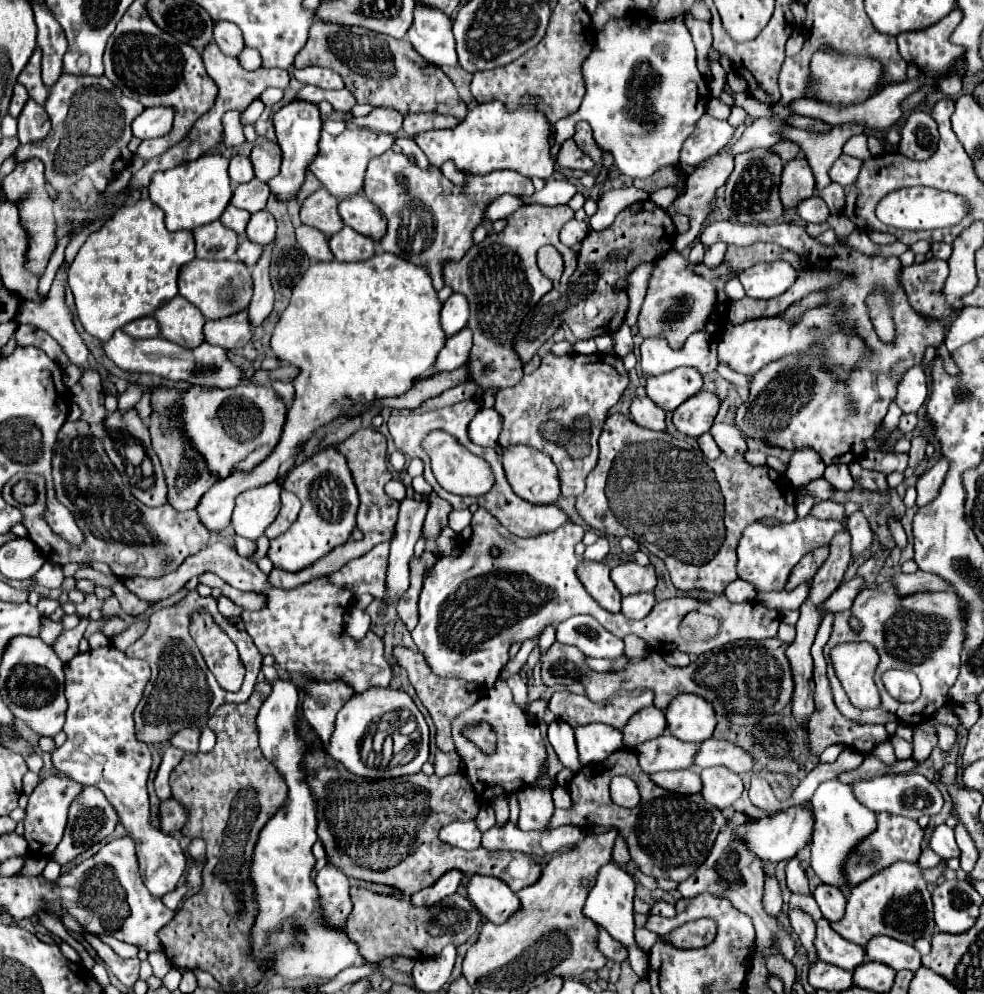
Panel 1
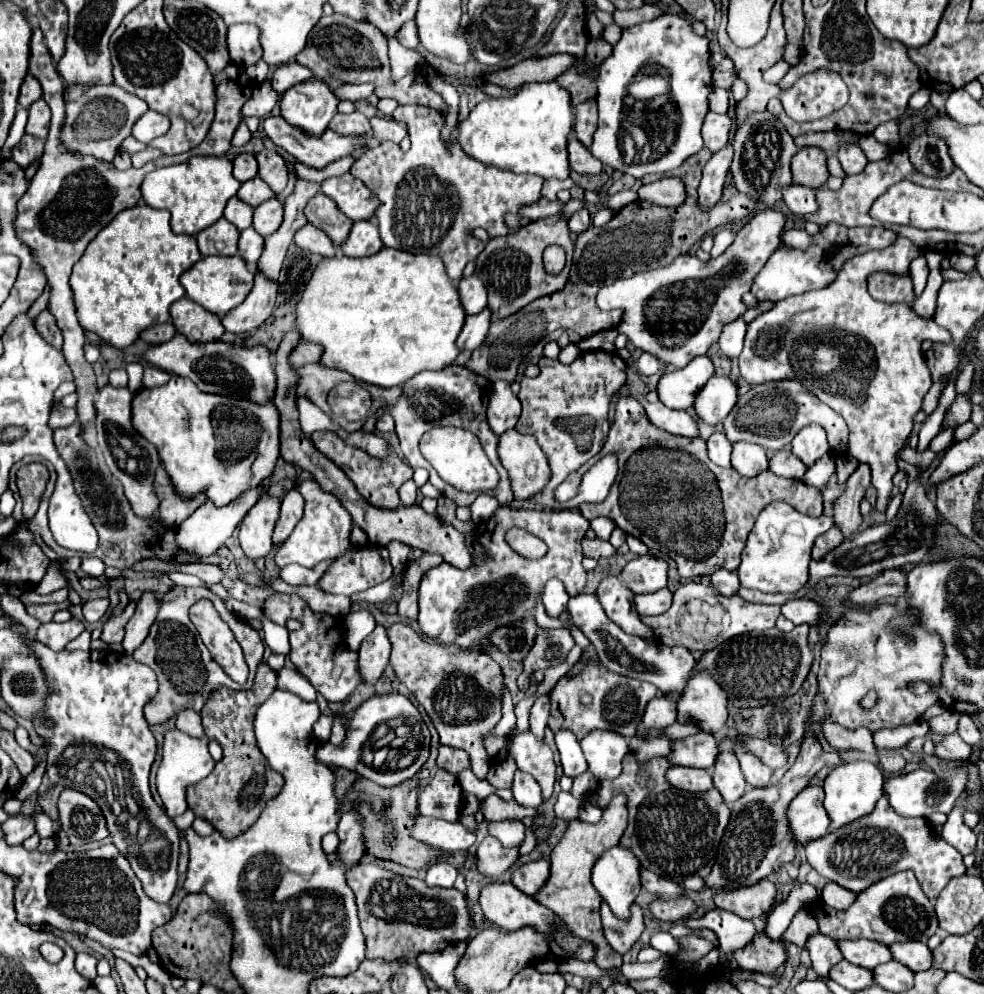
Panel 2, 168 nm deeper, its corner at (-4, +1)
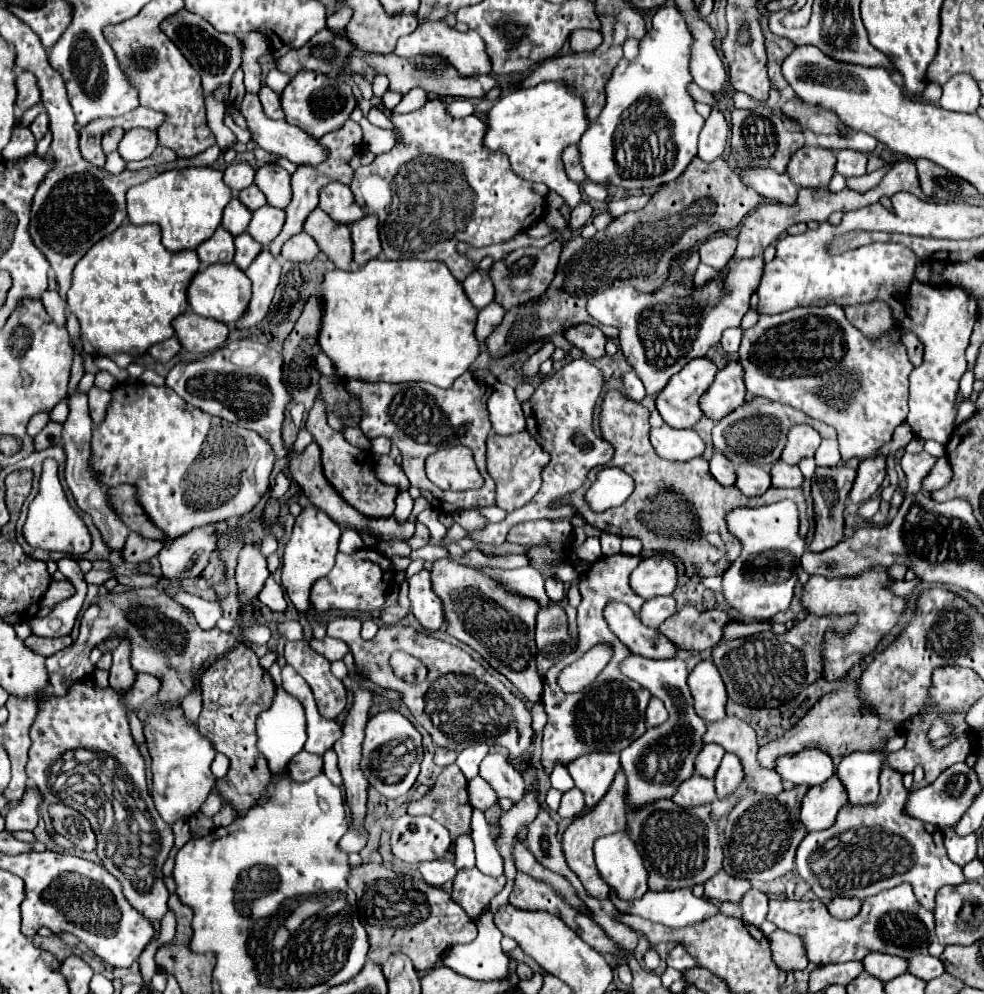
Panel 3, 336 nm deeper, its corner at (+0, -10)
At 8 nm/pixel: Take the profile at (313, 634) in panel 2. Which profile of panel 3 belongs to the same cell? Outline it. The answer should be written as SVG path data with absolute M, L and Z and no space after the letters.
M288 644L284 658L308 682L314 692L318 712L324 718L338 718L346 708L346 688L330 672L330 662L316 654L308 644Z

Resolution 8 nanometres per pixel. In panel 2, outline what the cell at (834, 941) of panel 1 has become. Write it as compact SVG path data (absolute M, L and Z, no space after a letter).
M858 939L858 941L838 941L838 949L842 951L842 957L854 965L874 969L880 963L886 963L892 959L890 951L886 945L868 941L868 939Z

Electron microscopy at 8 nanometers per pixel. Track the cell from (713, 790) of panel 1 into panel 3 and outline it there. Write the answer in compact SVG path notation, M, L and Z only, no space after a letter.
M726 752L722 758L722 764L716 772L716 794L718 798L726 798L728 794L732 794L738 784L744 778L744 766L740 762L740 758L736 758L736 754Z

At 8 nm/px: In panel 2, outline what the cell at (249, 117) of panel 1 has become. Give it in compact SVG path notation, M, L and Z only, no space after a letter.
M240 123L240 125L238 125L238 129L236 129L236 133L234 133L234 139L232 139L232 145L240 147L240 145L248 143L248 141L250 141L250 137L252 137L250 129L248 129L248 127L244 125L244 123Z

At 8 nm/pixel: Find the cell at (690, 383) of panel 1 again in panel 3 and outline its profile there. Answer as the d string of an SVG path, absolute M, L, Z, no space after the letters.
M696 358L696 360L688 362L680 374L676 374L676 376L672 376L672 380L668 380L664 390L656 396L656 410L660 412L660 416L664 418L664 422L668 426L678 428L678 430L694 428L704 418L704 412L700 408L700 396L712 386L716 372L718 372L718 368L712 360Z

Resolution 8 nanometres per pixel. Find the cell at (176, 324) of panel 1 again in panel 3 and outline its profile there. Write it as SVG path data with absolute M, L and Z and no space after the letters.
M192 310L172 320L176 336L184 350L192 354L206 354L220 348L228 338L228 326L224 322L202 318Z

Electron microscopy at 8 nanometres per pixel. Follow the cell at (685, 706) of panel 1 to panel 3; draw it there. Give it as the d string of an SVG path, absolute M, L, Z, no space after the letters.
M702 660L696 664L696 668L688 676L688 686L694 696L694 708L698 716L708 722L722 720L726 716L724 706L728 696L722 676L712 660Z

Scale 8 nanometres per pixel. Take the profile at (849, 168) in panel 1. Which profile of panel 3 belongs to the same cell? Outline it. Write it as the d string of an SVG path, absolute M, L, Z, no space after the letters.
M838 150L838 162L836 162L836 172L842 176L862 176L866 174L866 160L868 156L864 152L856 150Z

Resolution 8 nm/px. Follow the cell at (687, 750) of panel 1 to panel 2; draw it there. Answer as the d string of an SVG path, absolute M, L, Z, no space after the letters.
M696 733L684 739L672 741L672 751L666 755L670 765L684 767L700 767L710 771L714 767L714 759L718 755L718 741L714 735Z

